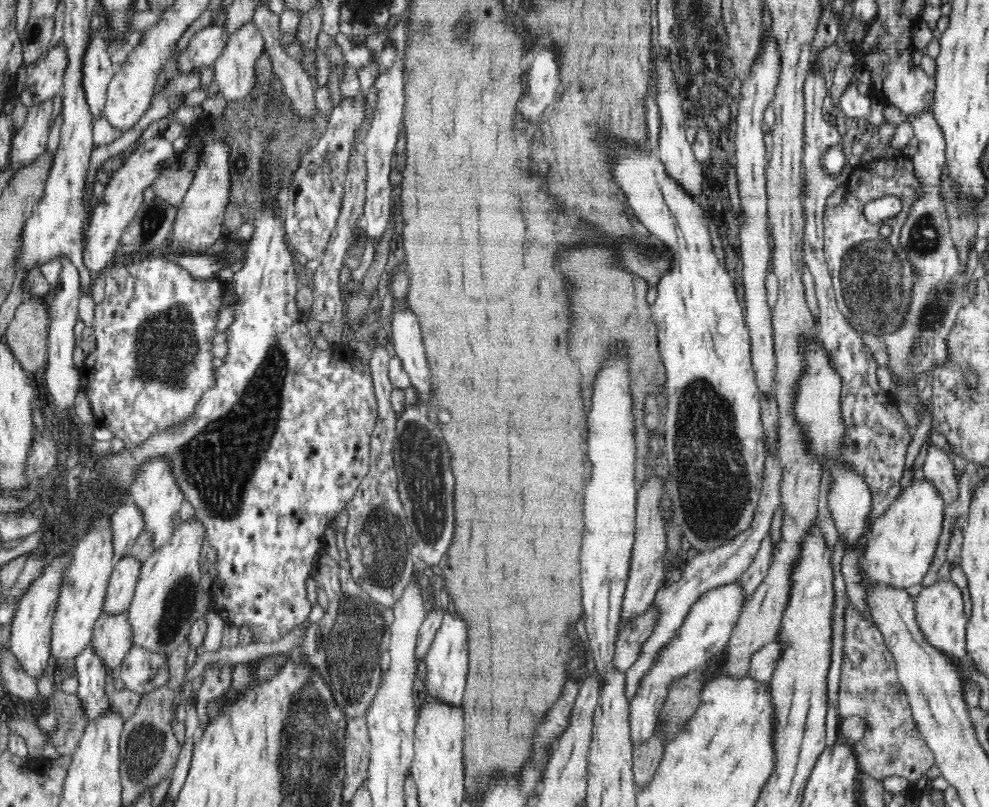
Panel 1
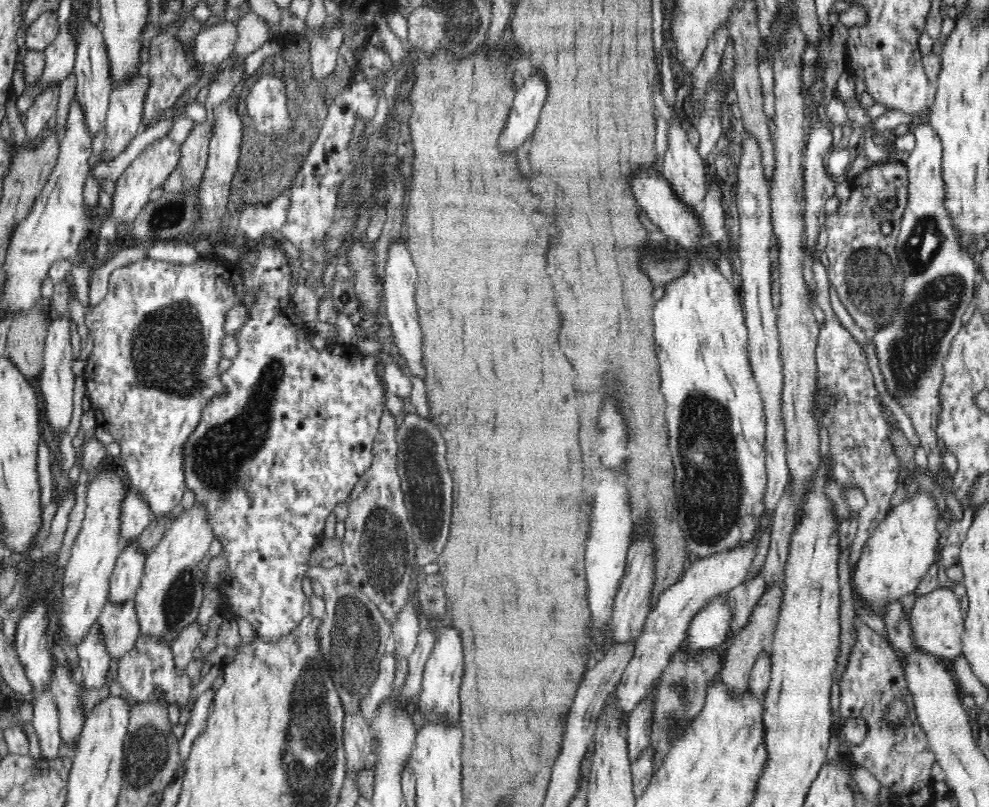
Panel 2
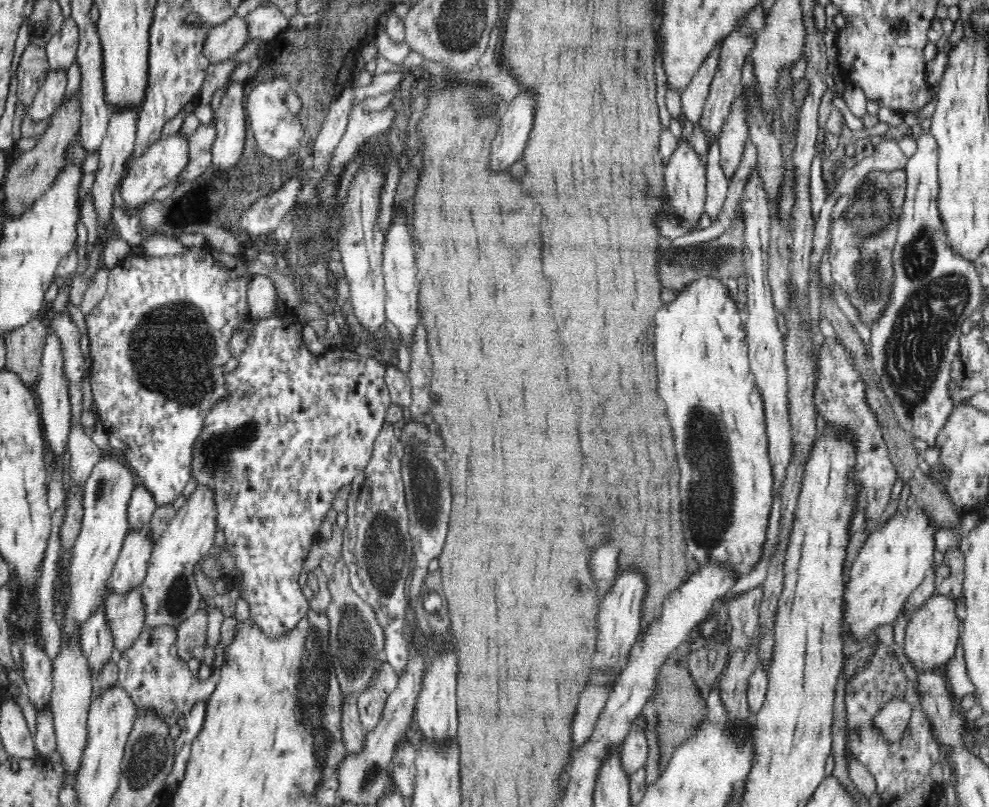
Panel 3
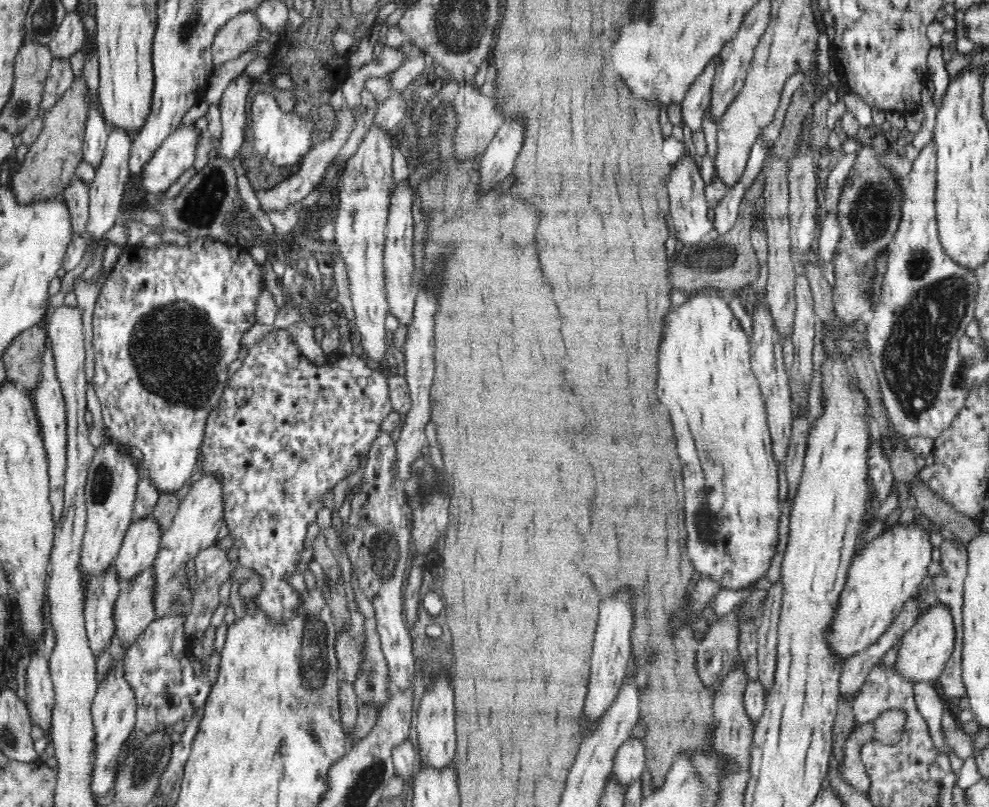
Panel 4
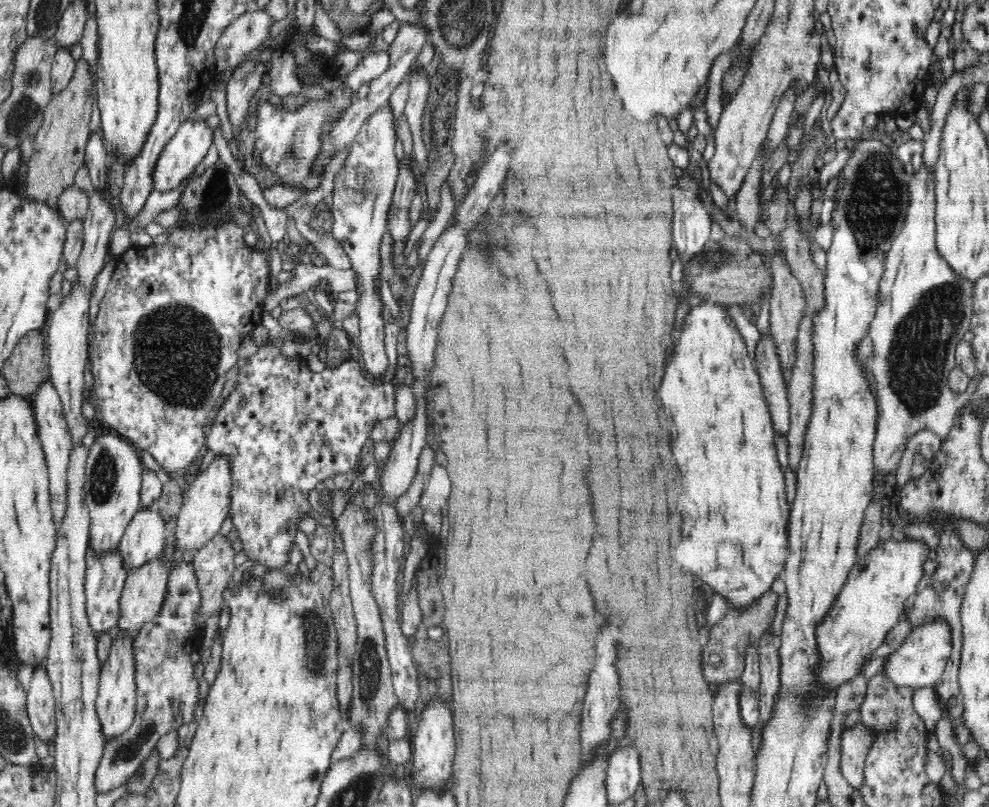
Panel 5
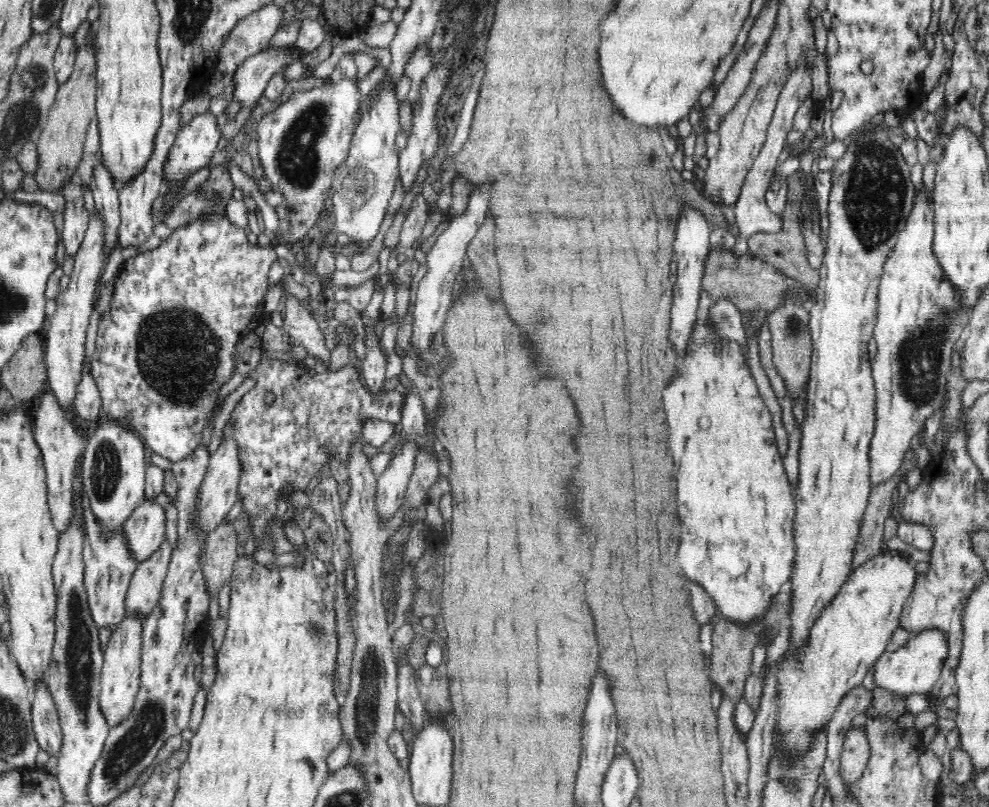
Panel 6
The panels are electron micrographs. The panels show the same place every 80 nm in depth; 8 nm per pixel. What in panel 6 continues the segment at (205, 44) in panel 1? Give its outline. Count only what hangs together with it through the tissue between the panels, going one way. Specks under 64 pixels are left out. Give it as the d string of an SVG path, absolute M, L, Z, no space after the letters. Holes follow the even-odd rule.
M272 2L261 10L248 14L248 16L245 16L236 23L236 26L230 31L228 38L223 42L217 54L218 62L216 68L224 75L226 84L233 80L234 72L239 68L241 63L244 63L249 56L268 47L270 38L281 28L280 22L283 19L283 12L280 7L276 7L274 2Z

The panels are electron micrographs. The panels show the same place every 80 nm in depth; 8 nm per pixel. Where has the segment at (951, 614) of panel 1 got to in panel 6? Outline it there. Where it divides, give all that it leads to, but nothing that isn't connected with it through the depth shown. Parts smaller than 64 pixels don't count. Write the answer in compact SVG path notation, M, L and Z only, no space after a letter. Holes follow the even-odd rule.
M933 628L913 634L902 648L895 651L885 650L879 660L875 662L873 670L875 684L883 690L906 696L928 694L939 679L946 656L948 656L948 641L946 641L944 631Z

